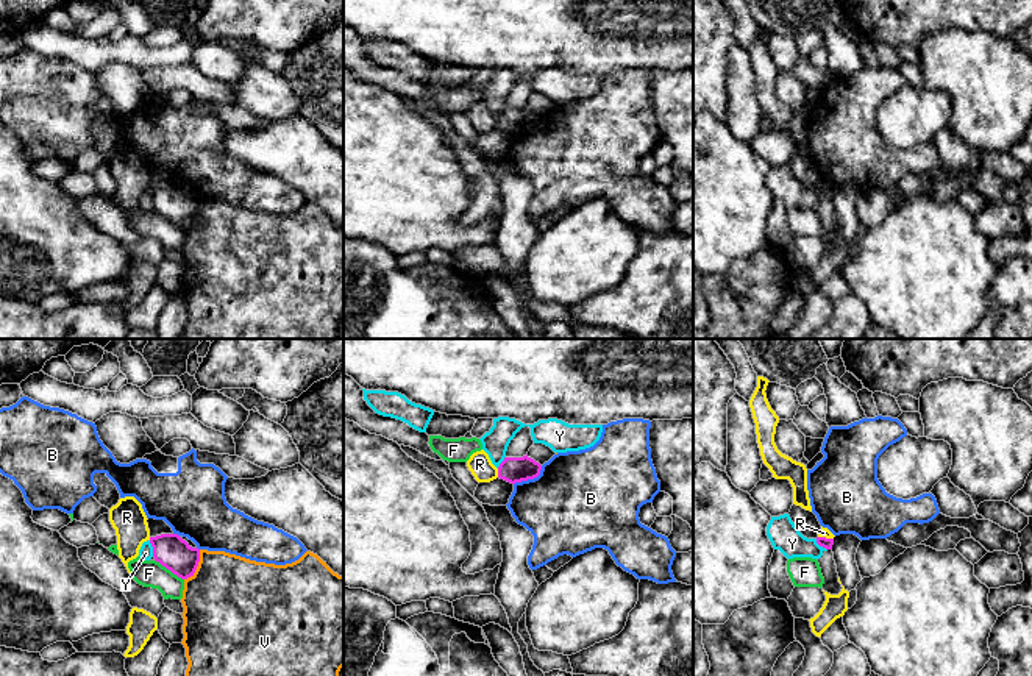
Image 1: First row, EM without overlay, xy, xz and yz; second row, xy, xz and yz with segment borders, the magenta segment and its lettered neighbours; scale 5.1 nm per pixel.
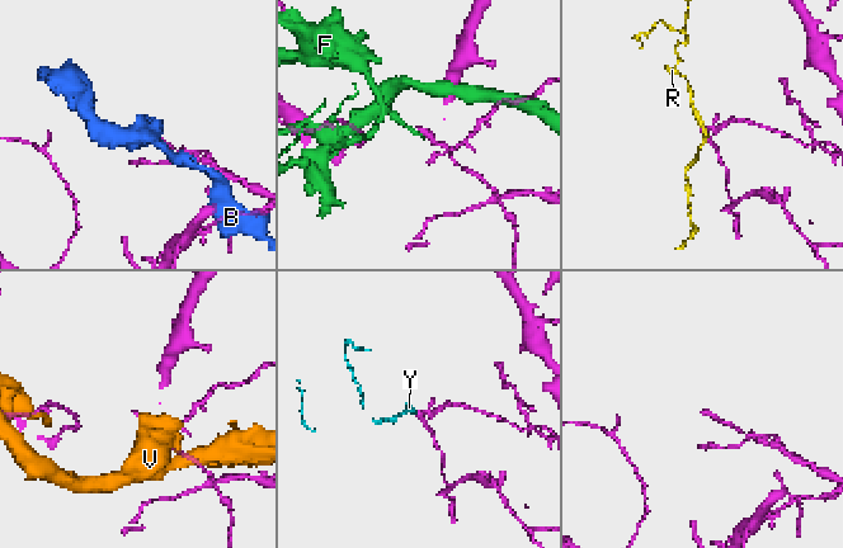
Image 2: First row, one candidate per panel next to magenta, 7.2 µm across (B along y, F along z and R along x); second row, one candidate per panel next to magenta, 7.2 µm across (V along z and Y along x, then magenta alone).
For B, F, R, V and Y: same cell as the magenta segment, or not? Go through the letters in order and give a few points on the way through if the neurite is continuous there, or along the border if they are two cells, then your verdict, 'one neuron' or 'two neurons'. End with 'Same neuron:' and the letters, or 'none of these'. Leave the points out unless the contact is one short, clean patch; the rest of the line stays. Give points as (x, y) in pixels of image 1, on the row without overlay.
B: two neurons
F: two neurons
R: border xz (497, 119), (498, 127); two neurons
V: two neurons
Y: border xy (149, 191), (153, 206); two neurons
Same neuron: none of these

